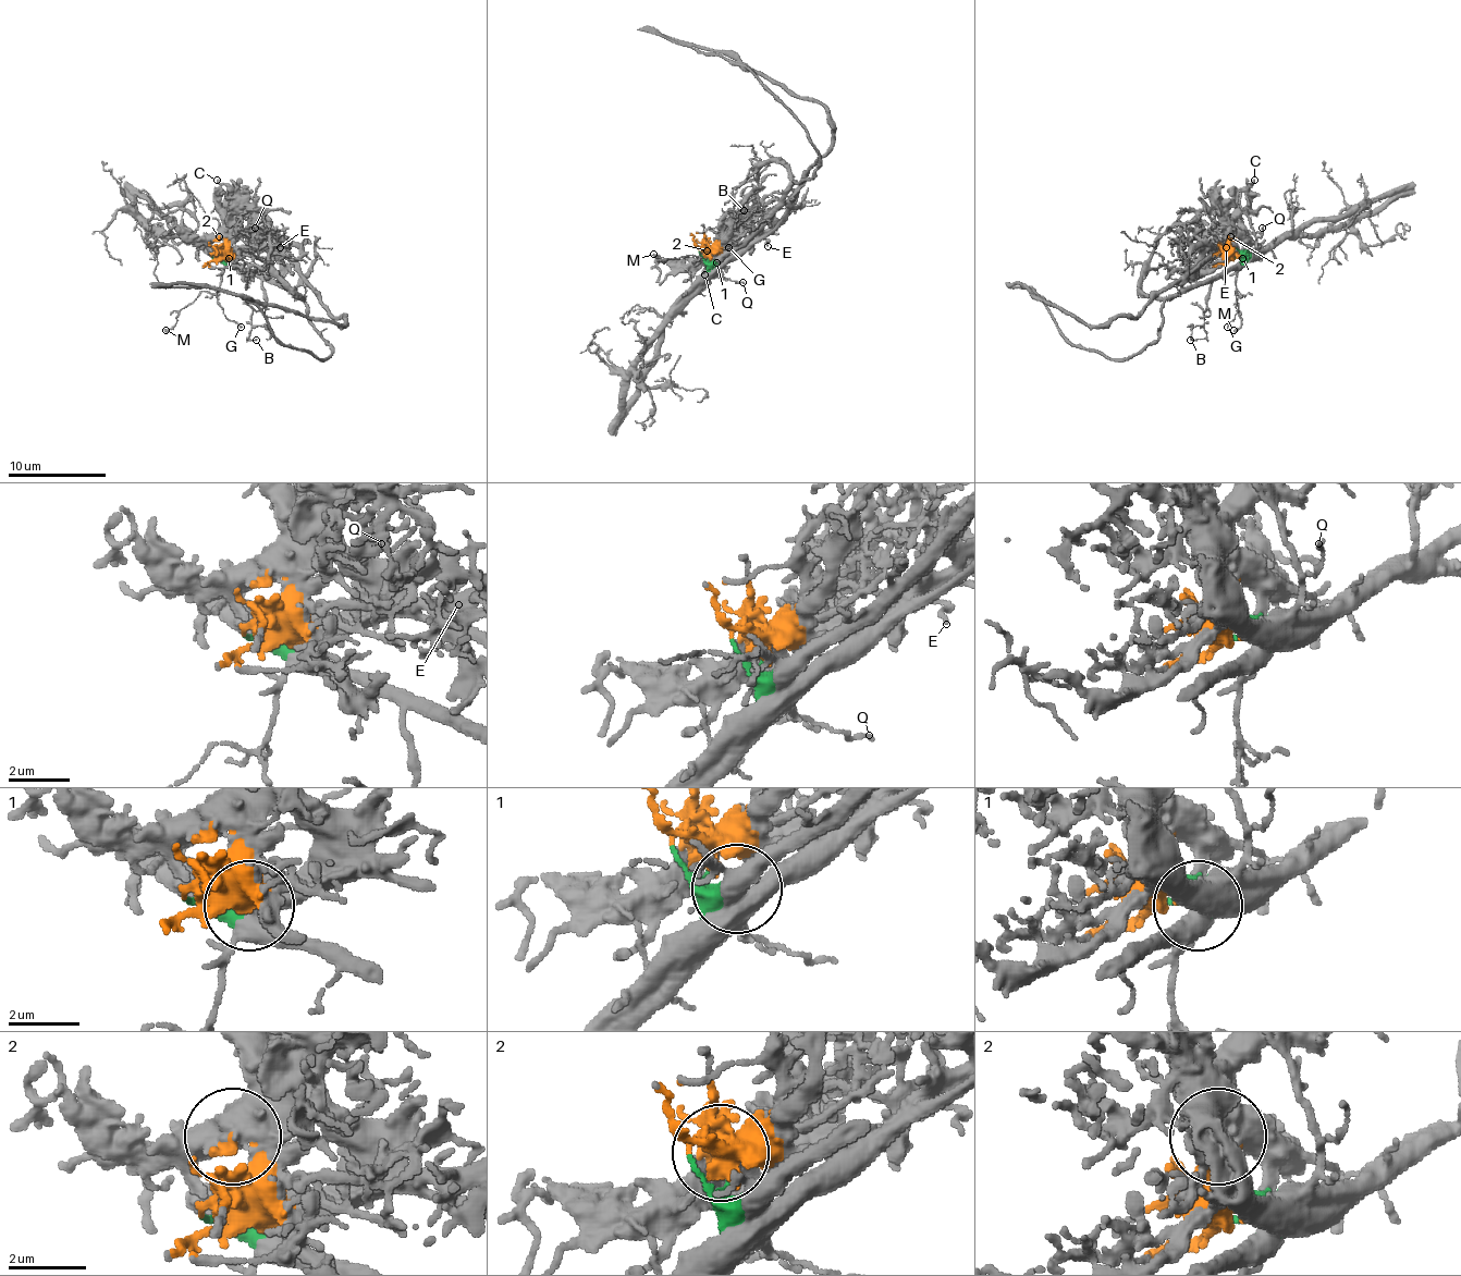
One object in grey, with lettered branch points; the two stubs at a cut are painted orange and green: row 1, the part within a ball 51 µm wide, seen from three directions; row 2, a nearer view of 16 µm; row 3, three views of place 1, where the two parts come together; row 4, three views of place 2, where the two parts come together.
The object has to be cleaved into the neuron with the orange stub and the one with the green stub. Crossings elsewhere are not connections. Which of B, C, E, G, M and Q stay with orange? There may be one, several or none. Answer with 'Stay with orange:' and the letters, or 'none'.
Stay with orange: C, E

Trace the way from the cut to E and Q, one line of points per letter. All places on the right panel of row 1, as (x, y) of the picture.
E: (1230, 256), (1218, 238), (1226, 246)
Q: (1230, 256), (1242, 256), (1255, 246), (1262, 227)

